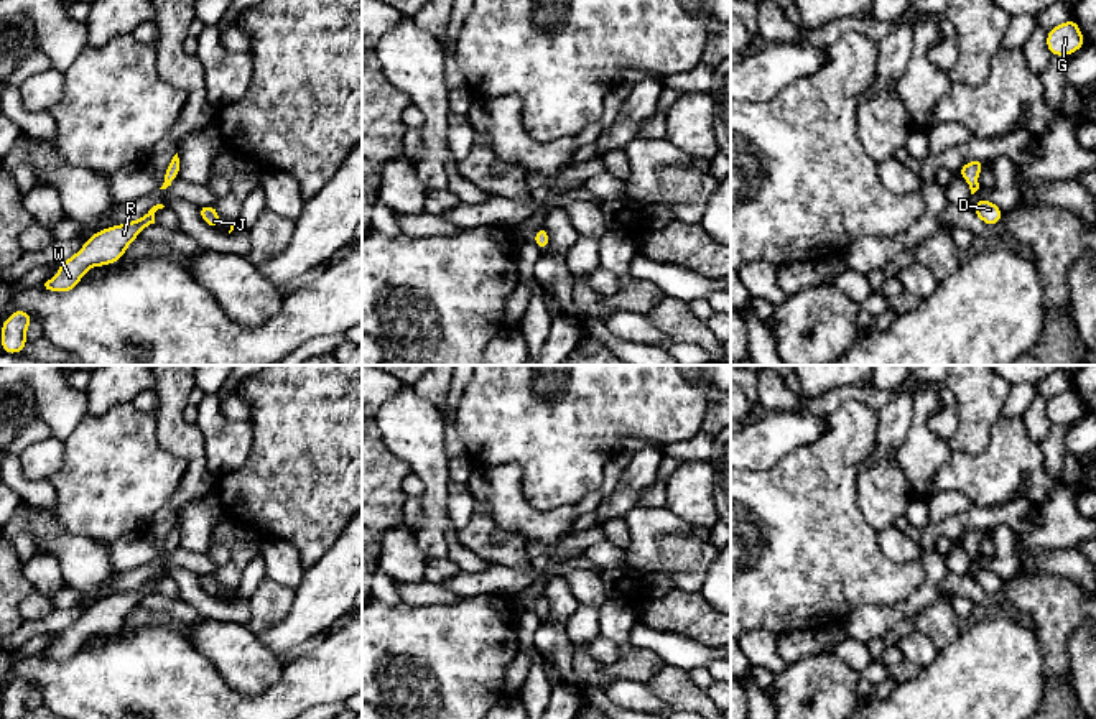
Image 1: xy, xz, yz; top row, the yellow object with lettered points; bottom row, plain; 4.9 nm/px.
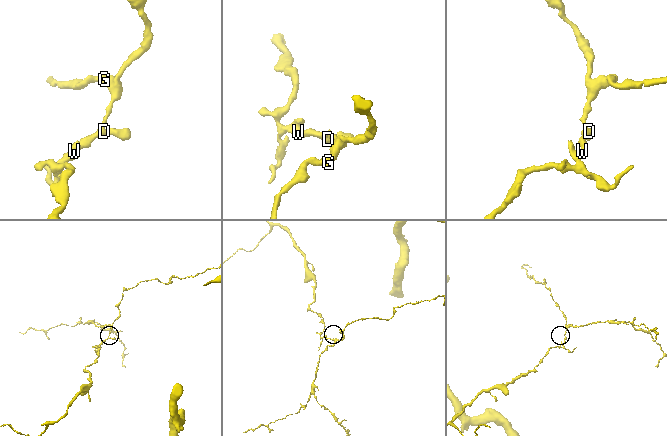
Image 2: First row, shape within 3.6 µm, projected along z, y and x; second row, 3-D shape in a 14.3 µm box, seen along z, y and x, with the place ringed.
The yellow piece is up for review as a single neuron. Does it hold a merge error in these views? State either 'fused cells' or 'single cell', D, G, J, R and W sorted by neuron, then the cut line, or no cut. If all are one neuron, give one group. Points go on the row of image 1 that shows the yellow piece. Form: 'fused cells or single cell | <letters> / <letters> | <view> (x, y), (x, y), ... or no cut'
single cell | D G J R W | no cut

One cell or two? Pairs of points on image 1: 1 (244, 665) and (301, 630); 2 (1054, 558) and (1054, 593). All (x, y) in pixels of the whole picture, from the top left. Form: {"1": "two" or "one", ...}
{"1": "two", "2": "two"}

